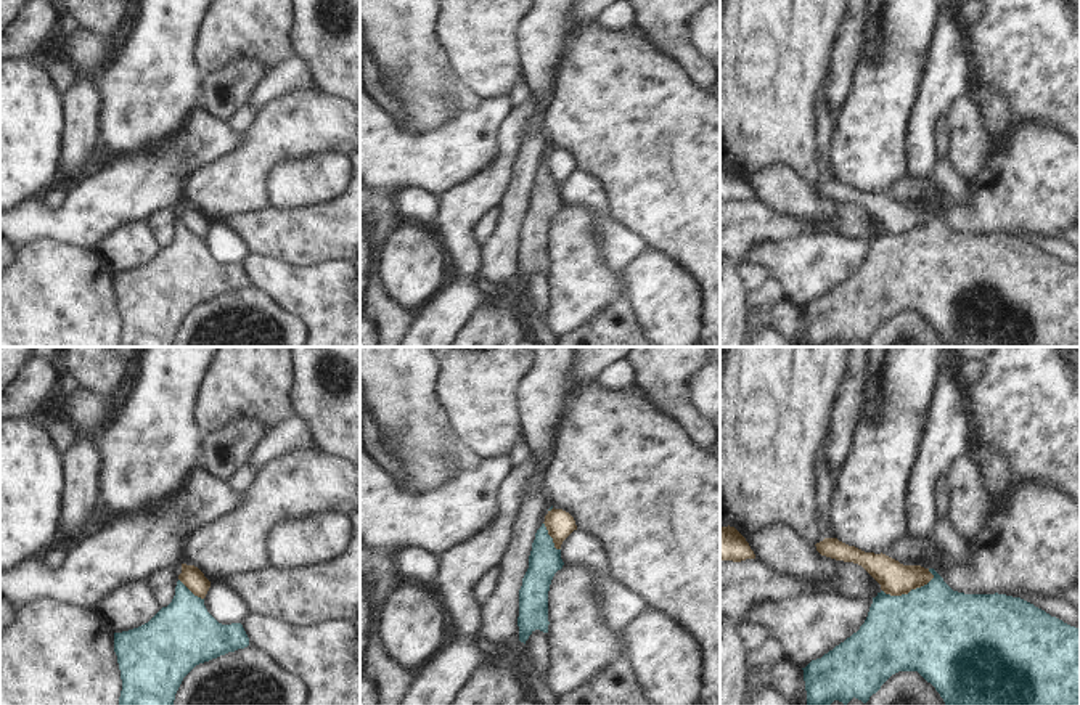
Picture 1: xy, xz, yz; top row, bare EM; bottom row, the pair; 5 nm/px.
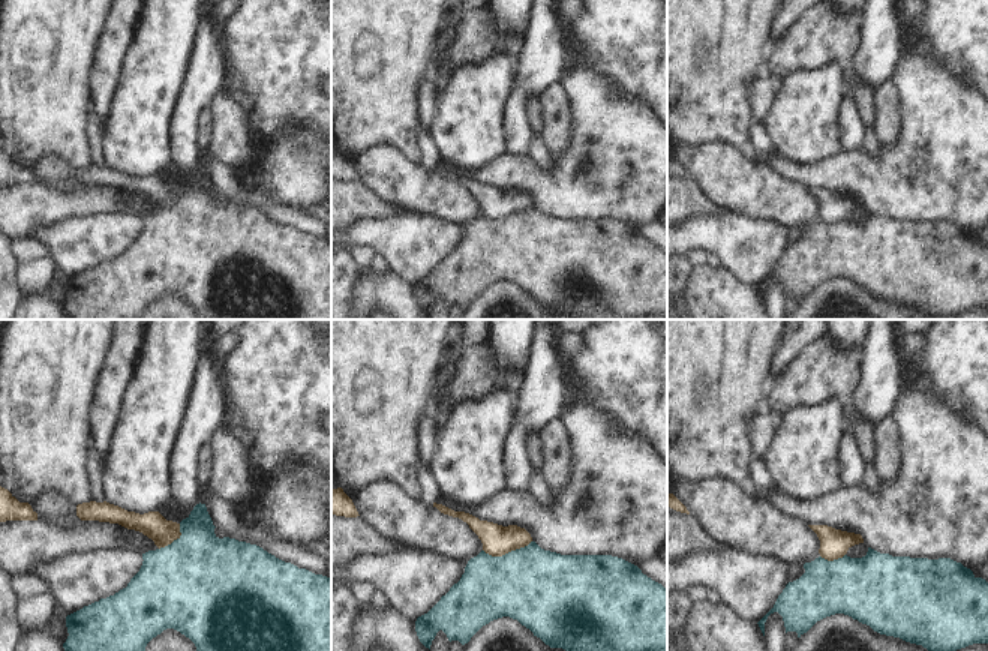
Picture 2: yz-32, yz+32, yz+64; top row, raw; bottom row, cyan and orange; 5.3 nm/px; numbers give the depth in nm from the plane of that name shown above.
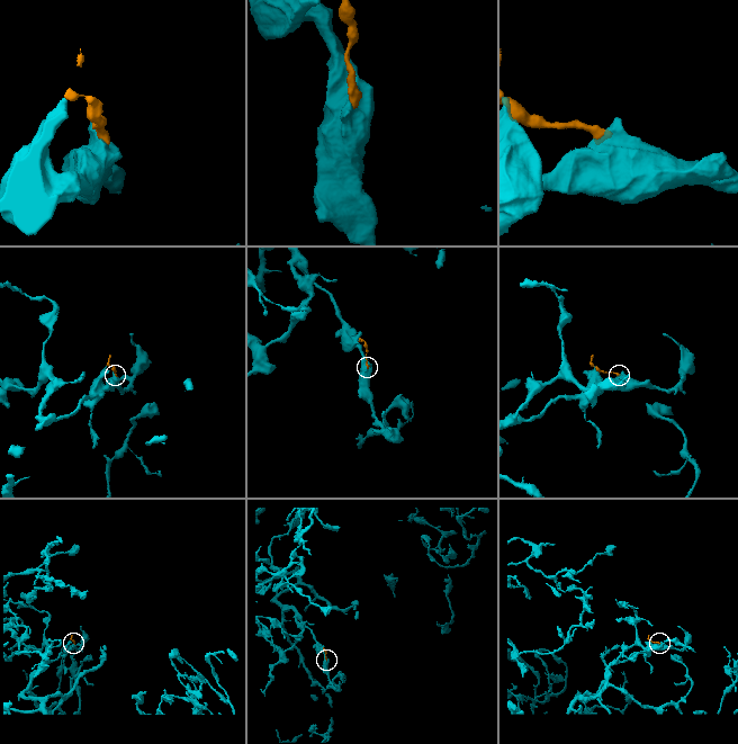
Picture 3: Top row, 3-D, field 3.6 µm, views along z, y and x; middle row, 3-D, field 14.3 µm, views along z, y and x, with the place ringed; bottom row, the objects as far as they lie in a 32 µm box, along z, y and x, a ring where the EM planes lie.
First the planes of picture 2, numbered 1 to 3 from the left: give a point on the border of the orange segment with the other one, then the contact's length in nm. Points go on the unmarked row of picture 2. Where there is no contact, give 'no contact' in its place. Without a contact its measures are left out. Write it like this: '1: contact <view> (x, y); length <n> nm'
1: contact yz-32 (174, 204); length 180 nm
2: contact yz+32 (508, 216); length 280 nm
3: contact yz+64 (834, 224); length 140 nm

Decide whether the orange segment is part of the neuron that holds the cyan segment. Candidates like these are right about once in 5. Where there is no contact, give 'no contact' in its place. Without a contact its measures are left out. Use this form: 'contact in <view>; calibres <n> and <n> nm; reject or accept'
contact in yz; calibres 440 and 160 nm; reject

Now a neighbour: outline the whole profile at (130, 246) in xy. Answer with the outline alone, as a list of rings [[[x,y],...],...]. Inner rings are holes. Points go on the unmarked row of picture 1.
[[[141,222],[117,228],[98,241],[95,251],[106,257],[114,273],[122,273],[148,263],[161,247]]]

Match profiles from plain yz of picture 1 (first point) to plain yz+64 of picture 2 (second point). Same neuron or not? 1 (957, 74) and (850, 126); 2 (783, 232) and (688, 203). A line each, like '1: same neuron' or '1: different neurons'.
1: same neuron
2: same neuron

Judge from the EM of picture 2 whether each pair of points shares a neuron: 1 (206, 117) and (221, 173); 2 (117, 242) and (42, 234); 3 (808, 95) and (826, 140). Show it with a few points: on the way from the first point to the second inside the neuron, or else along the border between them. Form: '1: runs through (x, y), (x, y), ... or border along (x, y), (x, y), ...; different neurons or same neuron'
1: border along (207, 146), (200, 149); different neurons
2: runs through (99, 240), (60, 239); same neuron
3: runs through (808, 105), (808, 122), (816, 129); same neuron

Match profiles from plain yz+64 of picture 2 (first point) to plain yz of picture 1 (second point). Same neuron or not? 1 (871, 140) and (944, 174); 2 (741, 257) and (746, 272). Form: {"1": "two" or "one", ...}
{"1": "one", "2": "two"}

